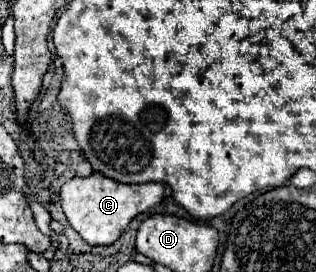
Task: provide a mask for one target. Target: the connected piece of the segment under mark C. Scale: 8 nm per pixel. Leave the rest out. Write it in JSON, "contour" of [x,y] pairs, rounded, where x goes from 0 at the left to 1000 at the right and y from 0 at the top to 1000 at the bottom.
{"contour":[[[316,632],[278,654],[228,654],[190,699],[190,750],[222,831],[291,904],[342,904],[373,882],[411,809],[500,757],[519,721],[519,676],[380,676]]]}

